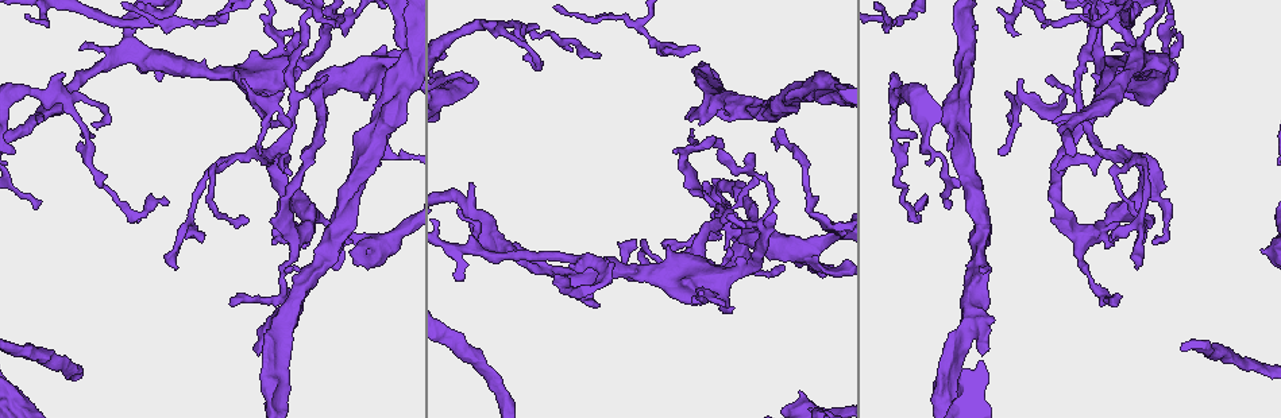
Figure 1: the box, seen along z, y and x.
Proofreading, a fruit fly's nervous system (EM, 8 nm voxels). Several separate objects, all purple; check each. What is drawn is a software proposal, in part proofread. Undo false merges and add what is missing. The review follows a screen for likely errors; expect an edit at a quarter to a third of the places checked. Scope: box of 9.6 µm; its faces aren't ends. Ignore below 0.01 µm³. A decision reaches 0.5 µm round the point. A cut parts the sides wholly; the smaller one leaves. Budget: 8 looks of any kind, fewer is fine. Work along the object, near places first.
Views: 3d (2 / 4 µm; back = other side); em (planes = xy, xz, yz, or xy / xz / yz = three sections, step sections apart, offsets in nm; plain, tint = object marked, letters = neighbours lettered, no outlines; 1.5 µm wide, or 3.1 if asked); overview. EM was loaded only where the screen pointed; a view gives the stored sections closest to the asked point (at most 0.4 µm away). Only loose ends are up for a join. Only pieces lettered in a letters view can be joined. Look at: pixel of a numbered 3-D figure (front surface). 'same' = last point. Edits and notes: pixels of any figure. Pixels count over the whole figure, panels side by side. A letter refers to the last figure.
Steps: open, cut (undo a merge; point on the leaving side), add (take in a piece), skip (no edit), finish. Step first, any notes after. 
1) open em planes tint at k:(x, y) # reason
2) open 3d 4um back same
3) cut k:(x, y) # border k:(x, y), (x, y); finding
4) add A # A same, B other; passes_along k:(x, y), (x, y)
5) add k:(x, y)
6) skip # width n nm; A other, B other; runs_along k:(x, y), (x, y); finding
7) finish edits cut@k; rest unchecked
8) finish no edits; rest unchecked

open em xy step 4 letters at 1:(161, 80) # free end

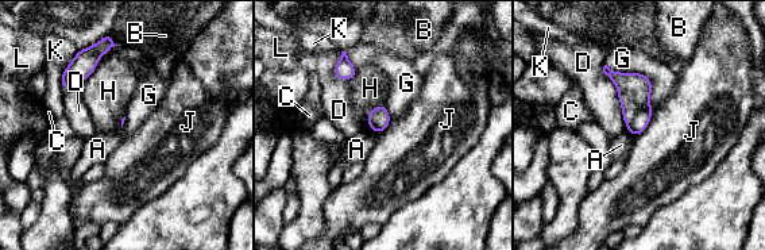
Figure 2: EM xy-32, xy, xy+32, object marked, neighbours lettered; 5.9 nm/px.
open em planes letters same # cut it another way

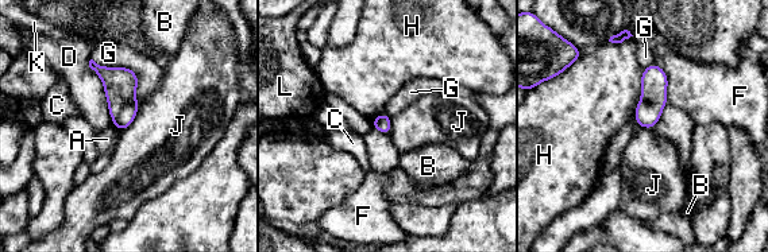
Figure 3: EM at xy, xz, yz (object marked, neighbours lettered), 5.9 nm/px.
skip # longest_contact D 420 nm; A other, B other, C other, D other, F other, G other, H other, J other, K other, L other; none of them fits

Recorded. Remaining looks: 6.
open em xz step 4 tint at 1:(295, 114) # three arms meet

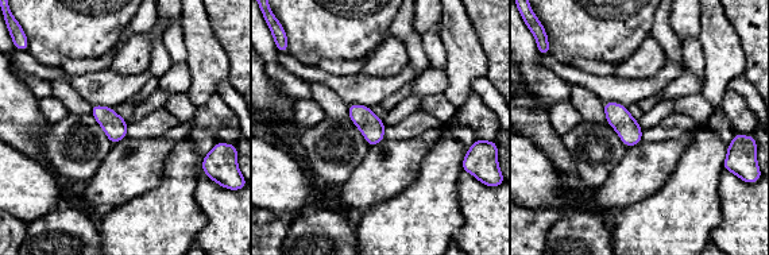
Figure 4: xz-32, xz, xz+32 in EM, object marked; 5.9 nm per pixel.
open em planes tint same

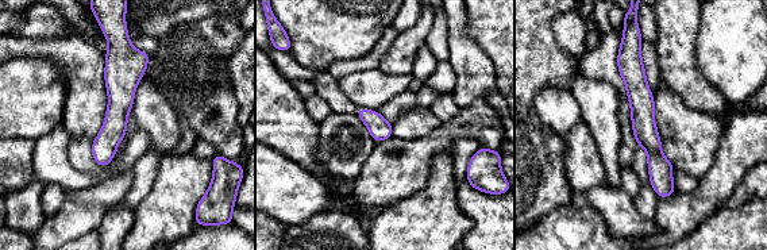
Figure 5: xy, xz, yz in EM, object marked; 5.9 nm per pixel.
open em planes letters same # what lies round it

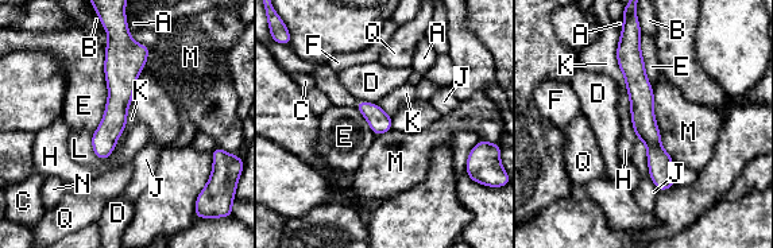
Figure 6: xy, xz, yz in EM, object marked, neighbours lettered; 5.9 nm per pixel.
skip # width 140 nm; A other, B other, C other, D other, E other, F other, H other, J other, K other, L other, M other, N other, Q other; border 6:(619, 33), (617, 65), (634, 131); continuous, no second neuron

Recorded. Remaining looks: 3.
open em planes letters at 1:(1130, 95) # stops while still wide

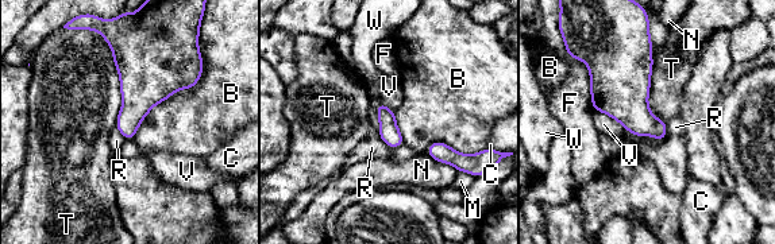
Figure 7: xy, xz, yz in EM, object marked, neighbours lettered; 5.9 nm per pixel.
skip # B other, C other, F other, M other, N other, R other, T other, V other, W other; border 7:(203, 64), (132, 139); none of them fits

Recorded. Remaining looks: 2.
finish no edits; rest unchecked

